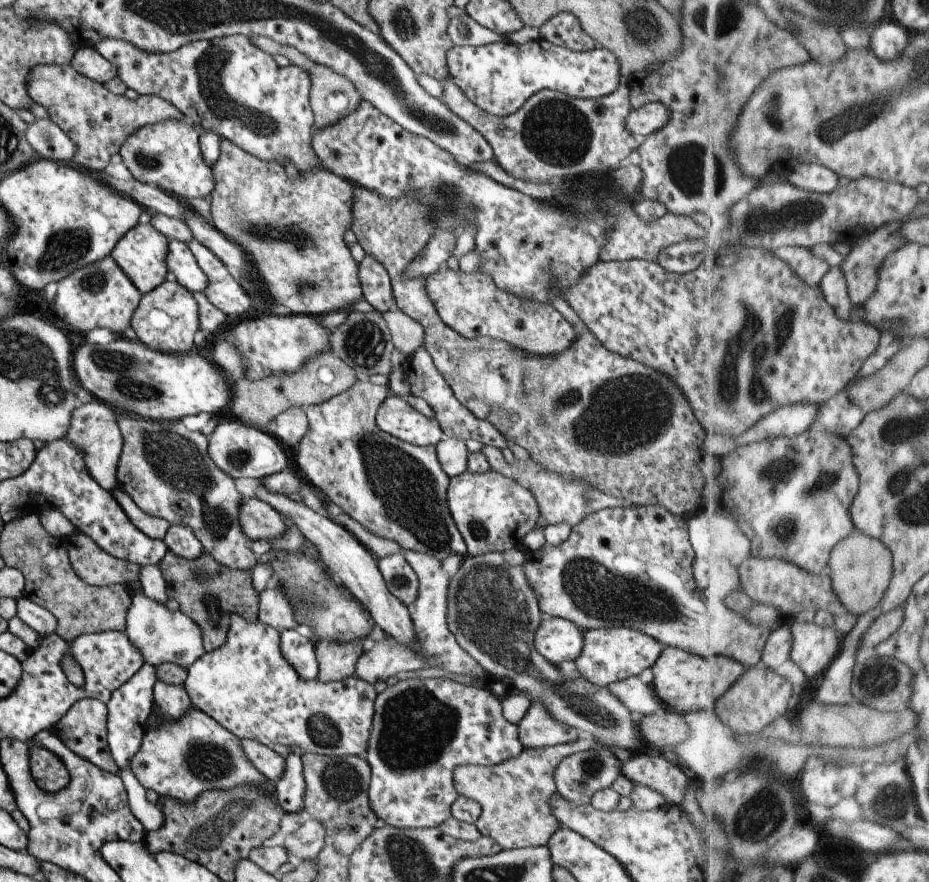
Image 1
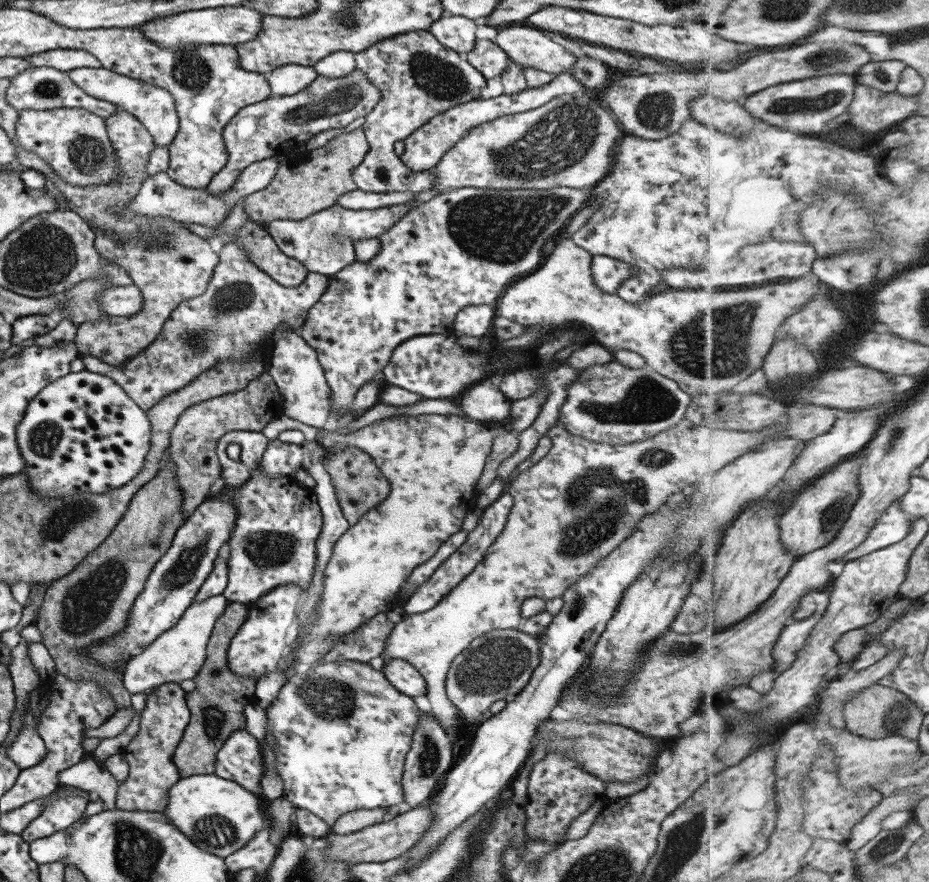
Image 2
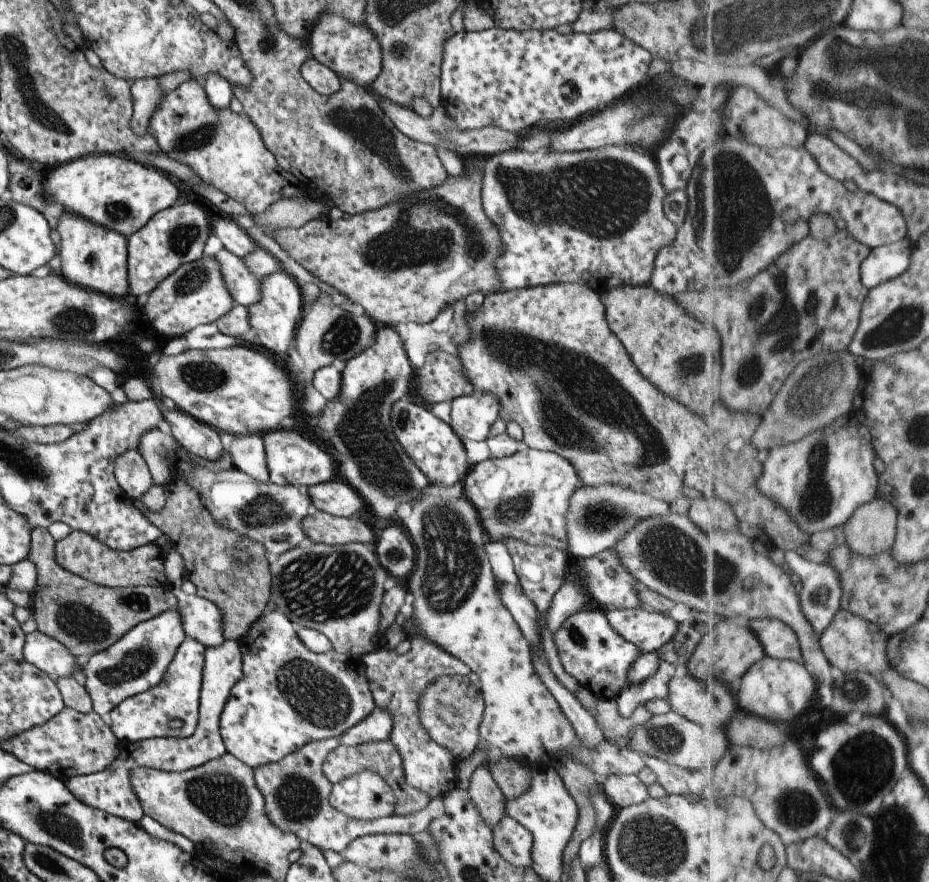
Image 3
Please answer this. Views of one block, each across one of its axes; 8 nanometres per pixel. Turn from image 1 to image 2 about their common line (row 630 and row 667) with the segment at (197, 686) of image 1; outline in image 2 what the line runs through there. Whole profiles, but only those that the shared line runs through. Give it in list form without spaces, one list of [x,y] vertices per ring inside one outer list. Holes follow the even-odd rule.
[[[294,584],[277,585],[263,594],[247,611],[245,620],[231,638],[226,650],[226,665],[233,674],[254,678],[276,670],[277,660],[285,646],[285,634],[291,626],[295,603],[301,594],[301,587]]]

